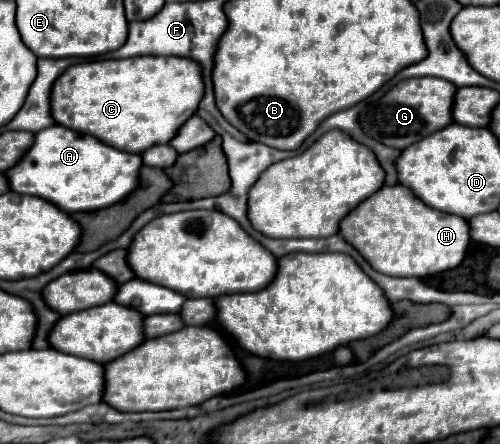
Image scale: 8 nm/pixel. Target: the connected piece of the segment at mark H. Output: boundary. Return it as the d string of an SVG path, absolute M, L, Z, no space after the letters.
M401 184L383 186L367 200L359 202L353 212L339 222L339 234L377 272L415 278L433 276L459 266L471 240L467 220L425 206Z

